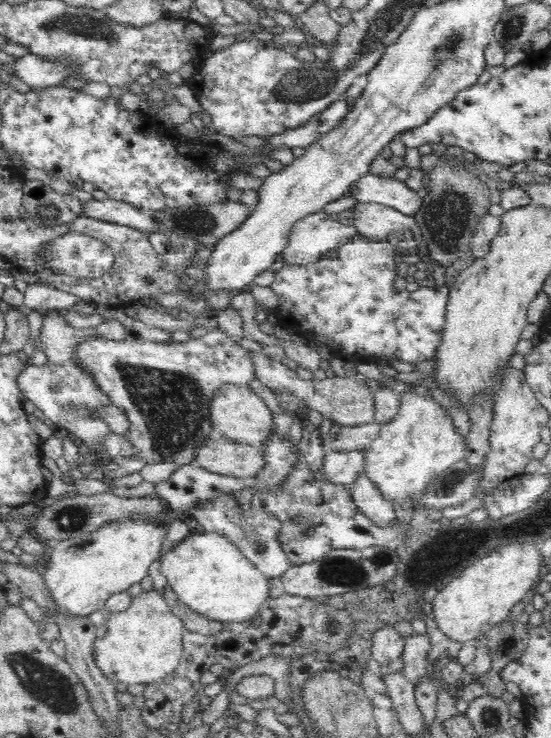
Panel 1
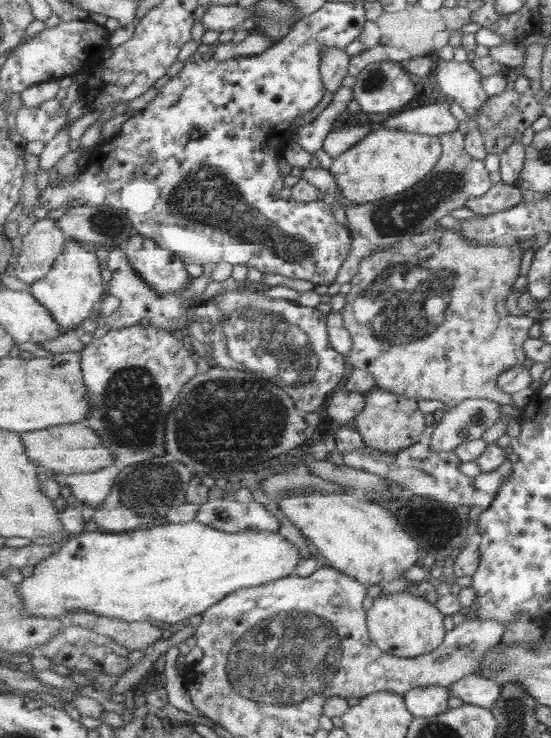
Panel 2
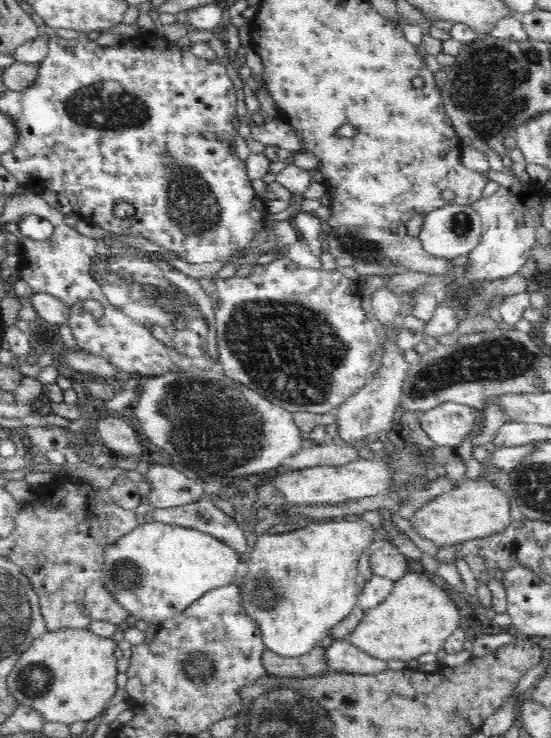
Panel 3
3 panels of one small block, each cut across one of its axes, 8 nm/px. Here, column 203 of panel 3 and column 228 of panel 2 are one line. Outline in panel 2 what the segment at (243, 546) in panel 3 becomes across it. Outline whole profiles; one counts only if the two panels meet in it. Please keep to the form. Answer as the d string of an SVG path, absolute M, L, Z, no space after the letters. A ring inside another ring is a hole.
M209 500L199 507L197 521L226 533L245 533L247 530L275 531L281 527L280 515L272 514L262 503Z

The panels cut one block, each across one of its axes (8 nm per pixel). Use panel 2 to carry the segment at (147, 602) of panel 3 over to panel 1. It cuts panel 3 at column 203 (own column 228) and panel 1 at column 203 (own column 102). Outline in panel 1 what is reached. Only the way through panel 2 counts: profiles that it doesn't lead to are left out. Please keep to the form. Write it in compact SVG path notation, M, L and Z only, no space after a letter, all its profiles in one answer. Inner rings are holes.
M192 532L160 559L161 573L178 598L212 620L246 622L271 596L268 579L227 536L217 532Z

